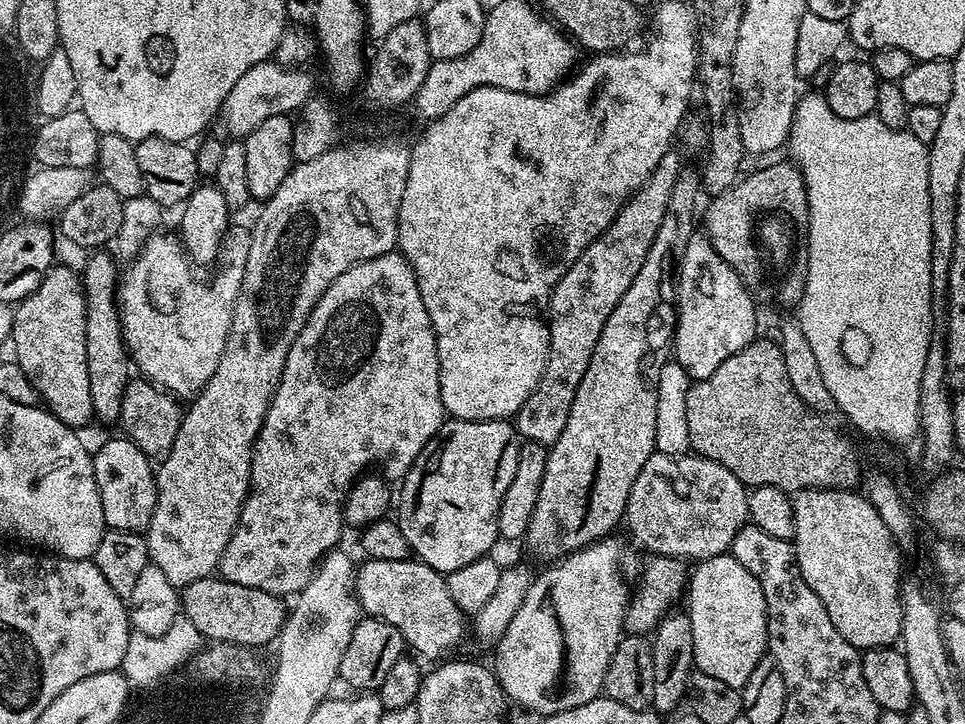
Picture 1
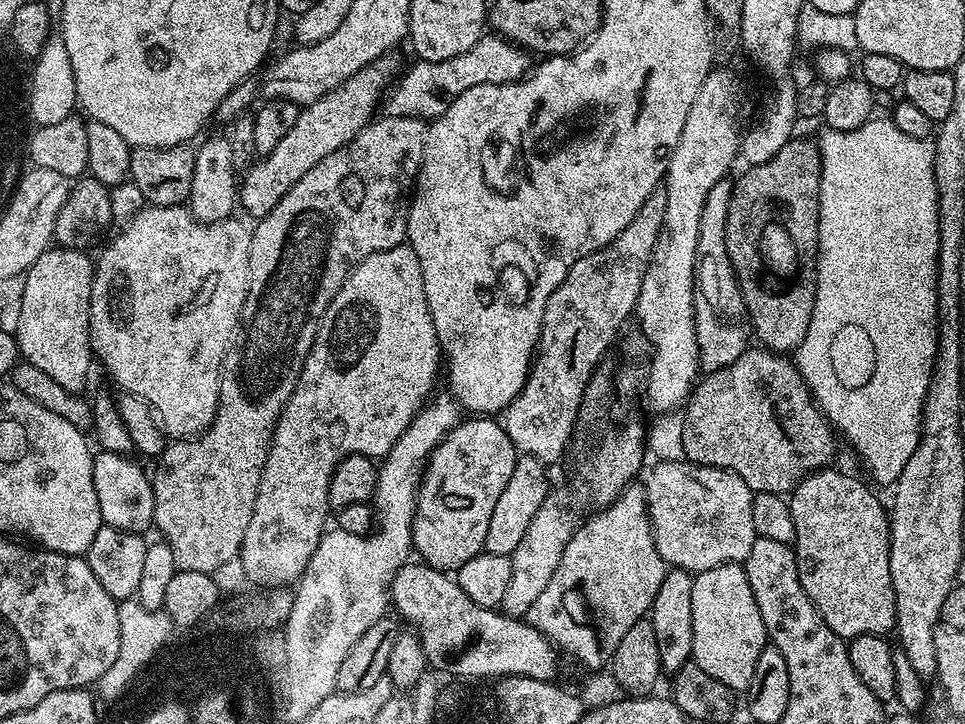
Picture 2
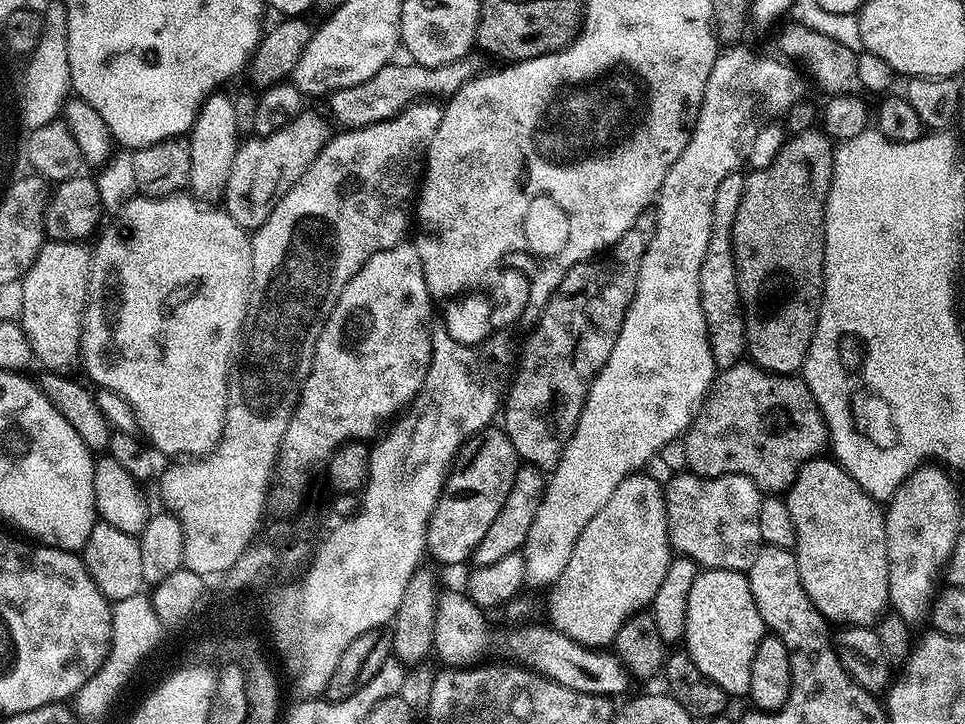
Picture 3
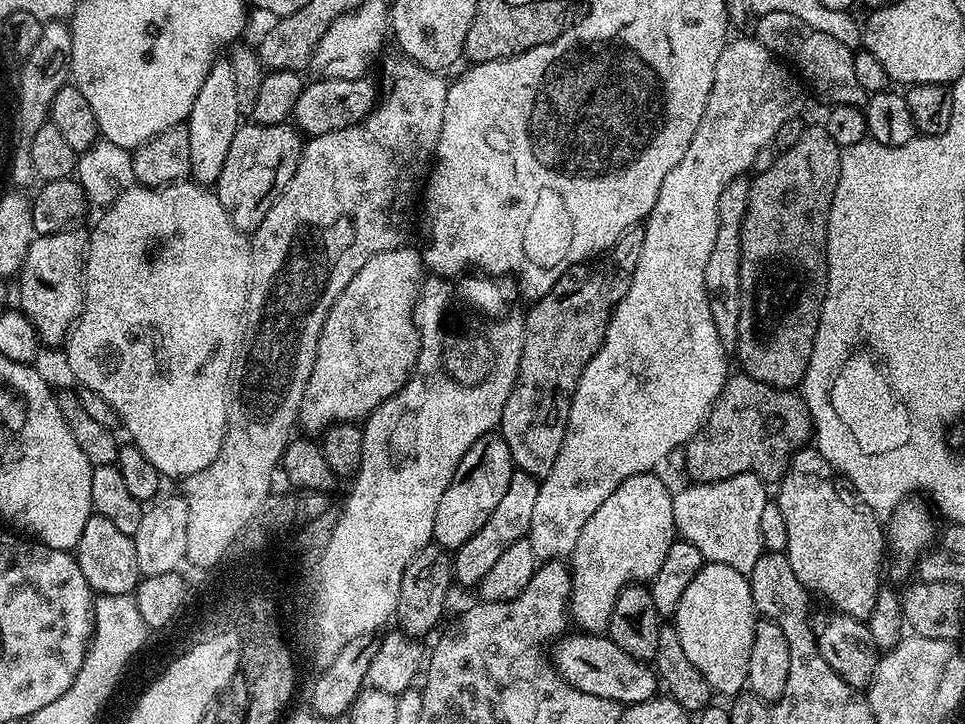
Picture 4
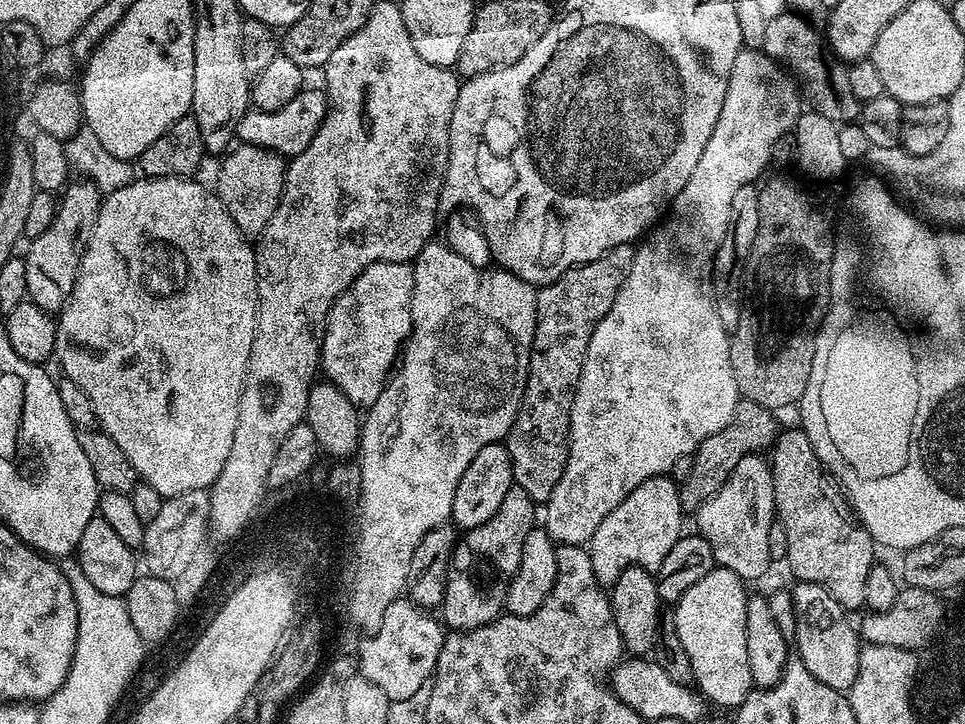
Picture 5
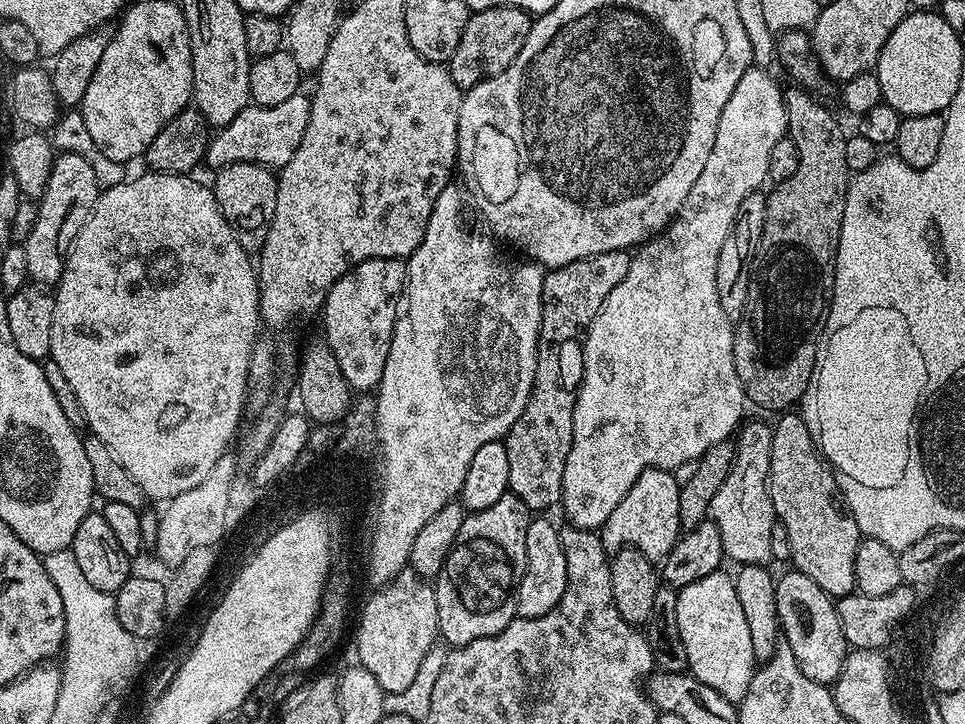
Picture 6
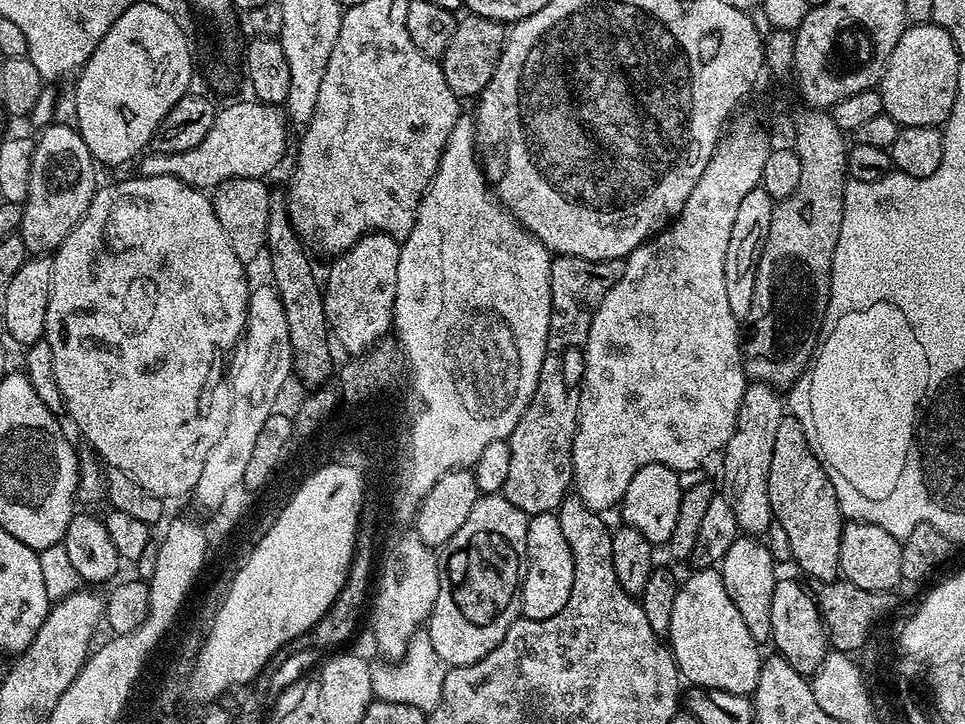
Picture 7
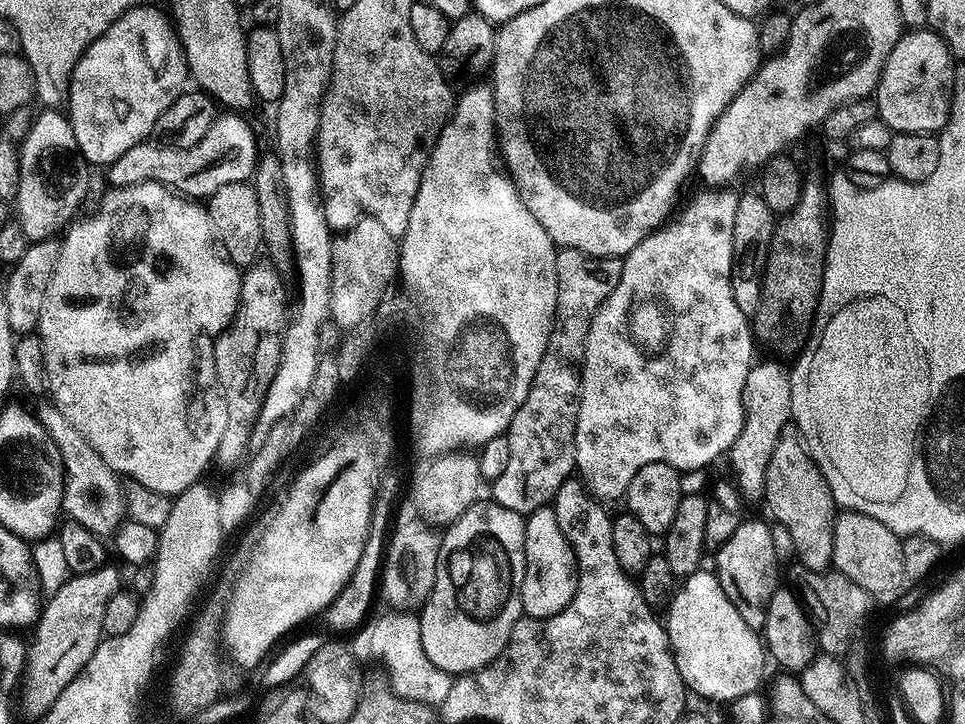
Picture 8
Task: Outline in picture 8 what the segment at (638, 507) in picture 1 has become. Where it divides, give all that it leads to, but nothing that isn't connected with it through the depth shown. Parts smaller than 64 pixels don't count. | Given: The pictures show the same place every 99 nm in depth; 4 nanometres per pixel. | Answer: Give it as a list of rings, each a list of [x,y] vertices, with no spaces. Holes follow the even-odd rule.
[[[757,359],[746,374],[746,386],[742,386],[744,421],[742,430],[730,449],[732,472],[736,475],[735,487],[738,492],[740,487],[739,495],[745,501],[746,499],[759,501],[763,497],[766,486],[766,466],[770,466],[770,454],[774,454],[774,446],[792,415],[791,385],[789,369],[783,368],[776,360]]]

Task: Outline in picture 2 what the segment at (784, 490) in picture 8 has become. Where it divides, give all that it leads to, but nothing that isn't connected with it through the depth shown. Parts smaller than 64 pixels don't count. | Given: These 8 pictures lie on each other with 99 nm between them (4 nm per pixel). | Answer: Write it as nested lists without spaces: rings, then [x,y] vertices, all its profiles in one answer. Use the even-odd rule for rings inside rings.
[[[825,466],[819,472],[811,474],[800,483],[797,488],[793,488],[790,493],[790,503],[794,514],[794,530],[796,531],[796,543],[794,551],[796,553],[796,565],[798,566],[798,578],[802,582],[802,590],[814,602],[821,620],[834,630],[834,634],[843,636],[845,641],[853,640],[855,636],[882,636],[887,637],[896,627],[896,603],[894,602],[894,582],[890,578],[890,534],[888,533],[889,513],[880,505],[880,500],[859,480],[856,476],[847,476],[844,472],[835,472],[835,467]]]

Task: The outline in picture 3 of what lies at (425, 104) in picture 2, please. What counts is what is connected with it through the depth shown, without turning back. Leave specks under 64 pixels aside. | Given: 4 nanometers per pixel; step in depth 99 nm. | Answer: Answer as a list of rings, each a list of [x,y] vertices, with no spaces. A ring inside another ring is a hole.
[[[467,59],[459,60],[446,66],[434,66],[427,68],[421,64],[403,62],[396,64],[390,62],[374,74],[366,82],[358,82],[358,86],[349,88],[337,88],[335,92],[328,93],[326,103],[328,103],[328,112],[332,115],[332,120],[344,130],[353,128],[365,128],[371,124],[377,124],[383,120],[388,120],[396,116],[404,107],[407,107],[412,101],[420,98],[447,98],[453,96],[464,83],[473,75],[474,69],[468,65]]]

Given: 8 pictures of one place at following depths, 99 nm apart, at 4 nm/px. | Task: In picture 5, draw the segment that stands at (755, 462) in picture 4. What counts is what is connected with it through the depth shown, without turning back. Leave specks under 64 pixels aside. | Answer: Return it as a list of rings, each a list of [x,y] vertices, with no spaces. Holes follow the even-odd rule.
[[[744,400],[737,404],[732,421],[721,432],[706,438],[697,446],[693,455],[690,478],[679,485],[680,507],[685,513],[696,513],[728,481],[734,466],[738,466],[738,462],[742,462],[744,456],[760,454],[771,449],[778,435],[776,420],[772,416],[775,416],[773,409],[763,408],[754,402]]]

